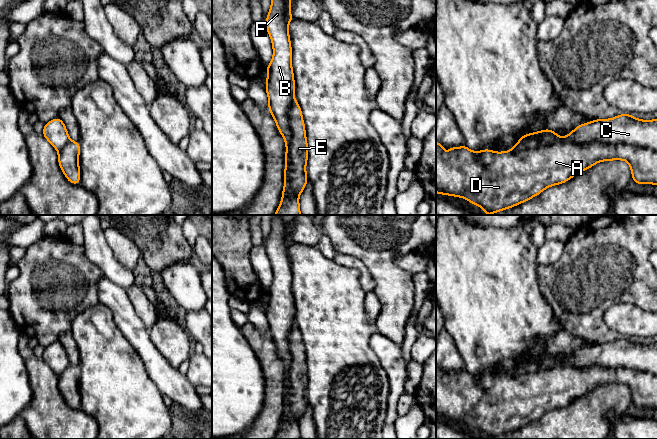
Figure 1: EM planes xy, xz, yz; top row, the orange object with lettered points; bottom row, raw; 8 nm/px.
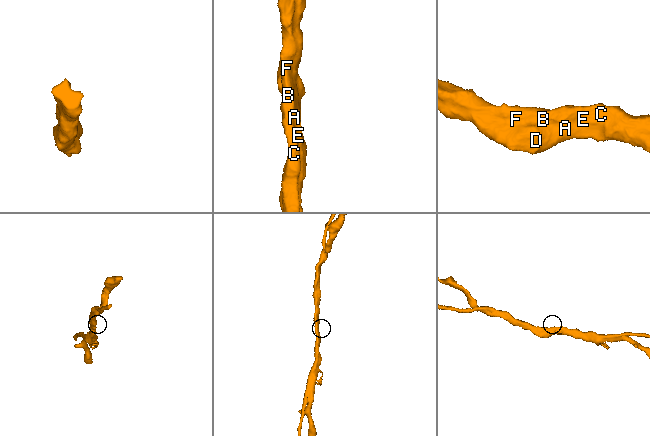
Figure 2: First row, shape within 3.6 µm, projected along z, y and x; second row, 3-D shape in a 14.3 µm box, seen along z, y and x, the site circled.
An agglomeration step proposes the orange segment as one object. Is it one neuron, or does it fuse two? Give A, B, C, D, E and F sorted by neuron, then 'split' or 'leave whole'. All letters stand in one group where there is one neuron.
groups A B C D E F; leave whole

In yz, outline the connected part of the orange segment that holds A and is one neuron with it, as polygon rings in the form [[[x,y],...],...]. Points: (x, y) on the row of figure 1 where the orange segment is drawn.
[[[623,113],[614,118],[596,119],[578,125],[564,138],[560,138],[555,131],[548,128],[521,136],[511,151],[503,152],[490,149],[474,152],[465,144],[459,148],[446,148],[436,141],[436,193],[464,197],[472,205],[480,206],[484,213],[490,215],[522,204],[548,187],[563,184],[598,162],[612,160],[628,162],[632,180],[636,184],[657,185],[657,119],[641,120]]]

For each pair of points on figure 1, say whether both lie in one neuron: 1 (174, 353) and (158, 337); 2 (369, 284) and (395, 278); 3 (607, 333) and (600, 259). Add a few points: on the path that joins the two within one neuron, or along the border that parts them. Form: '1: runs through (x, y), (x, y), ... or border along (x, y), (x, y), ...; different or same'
1: runs through (170, 349), (162, 341); same
2: border along (362, 263), (374, 281), (373, 290); different
3: runs through (597, 315), (597, 277); same

